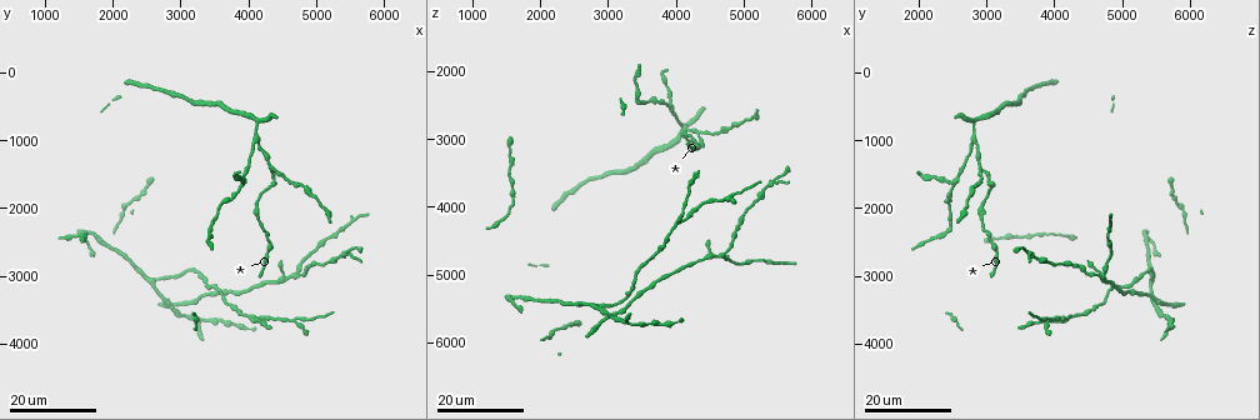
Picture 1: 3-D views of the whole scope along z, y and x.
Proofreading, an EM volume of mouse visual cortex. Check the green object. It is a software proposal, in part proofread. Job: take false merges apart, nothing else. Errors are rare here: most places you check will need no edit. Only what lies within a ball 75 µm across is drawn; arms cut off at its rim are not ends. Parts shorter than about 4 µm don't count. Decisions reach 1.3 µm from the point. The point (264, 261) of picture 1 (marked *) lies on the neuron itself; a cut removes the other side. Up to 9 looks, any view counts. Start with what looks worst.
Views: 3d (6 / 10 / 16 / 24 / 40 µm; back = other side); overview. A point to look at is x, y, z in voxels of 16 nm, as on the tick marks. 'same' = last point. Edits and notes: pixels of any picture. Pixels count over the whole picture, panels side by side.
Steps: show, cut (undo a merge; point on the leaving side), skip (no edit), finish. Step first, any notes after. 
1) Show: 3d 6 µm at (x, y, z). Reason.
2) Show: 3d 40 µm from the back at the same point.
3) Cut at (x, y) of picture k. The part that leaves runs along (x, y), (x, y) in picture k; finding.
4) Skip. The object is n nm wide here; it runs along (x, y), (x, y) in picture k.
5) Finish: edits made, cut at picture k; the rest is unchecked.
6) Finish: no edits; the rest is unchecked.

Show: 3d 24 µm at (4050, 3650, 4200).

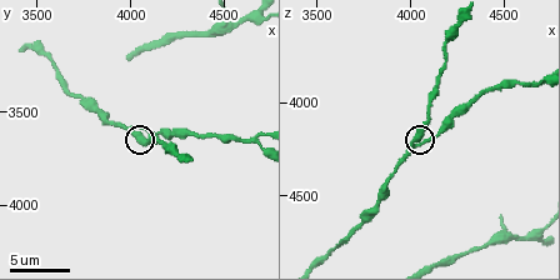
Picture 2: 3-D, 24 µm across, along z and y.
Show: 3d 6 µm at (4100, 3580, 4200).

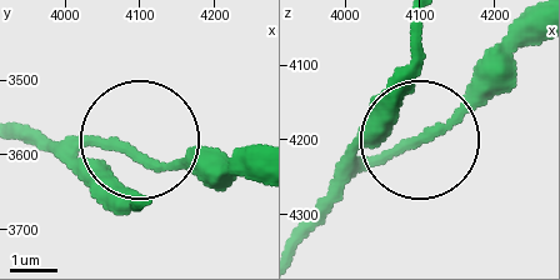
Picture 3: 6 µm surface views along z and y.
Show: 3d 6 µm from the back at (4080, 3590, 4210).

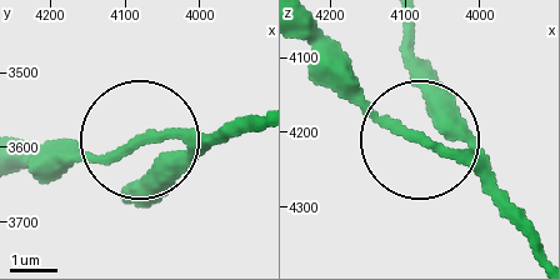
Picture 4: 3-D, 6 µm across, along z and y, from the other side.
Skip. The object is 220 nm wide here; one neuron here.

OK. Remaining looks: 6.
Show: 3d 16 µm at (4350, 1350, 2900). Side arm on a straight run.

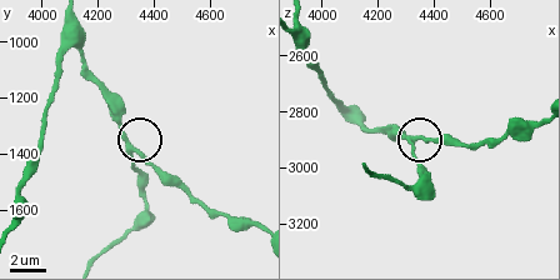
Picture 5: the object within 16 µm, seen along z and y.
Show: 3d 10 µm at (4330, 1380, 2900).

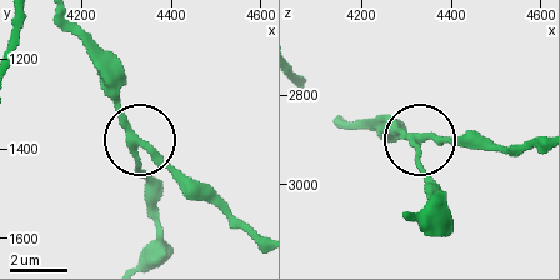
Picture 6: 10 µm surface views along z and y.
Skip. 3 arms meet here; all the same neuron.

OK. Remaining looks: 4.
Show: 3d 24 µm at (4500, 3000, 4700).

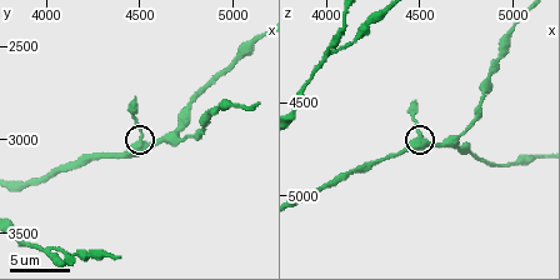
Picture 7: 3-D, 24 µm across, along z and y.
Show: 3d 10 µm at the same point.

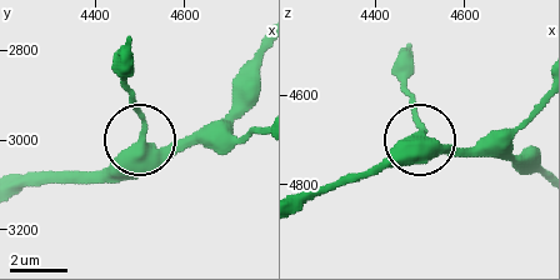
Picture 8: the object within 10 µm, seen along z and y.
Skip. Continuous, no second neuron.

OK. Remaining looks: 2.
Show: 3d 16 µm at (3900, 1600, 2500). Three arms meet.

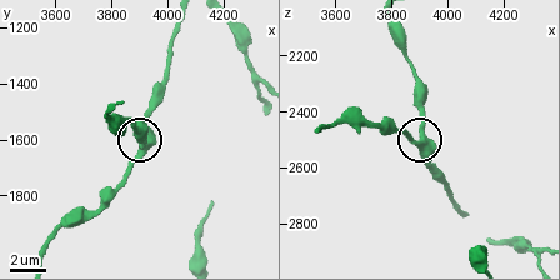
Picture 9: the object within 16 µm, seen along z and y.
Show: 3d 10 µm at the same point. Zoom in.

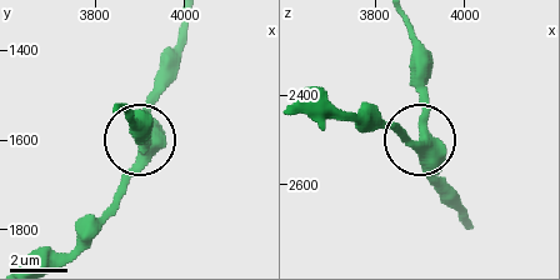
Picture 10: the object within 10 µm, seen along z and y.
Skip. The side arm is 10 µm long; 3 arms meet here; continuous, no second neuron.

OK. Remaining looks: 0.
Finish: no edits; the rest is unchecked.

